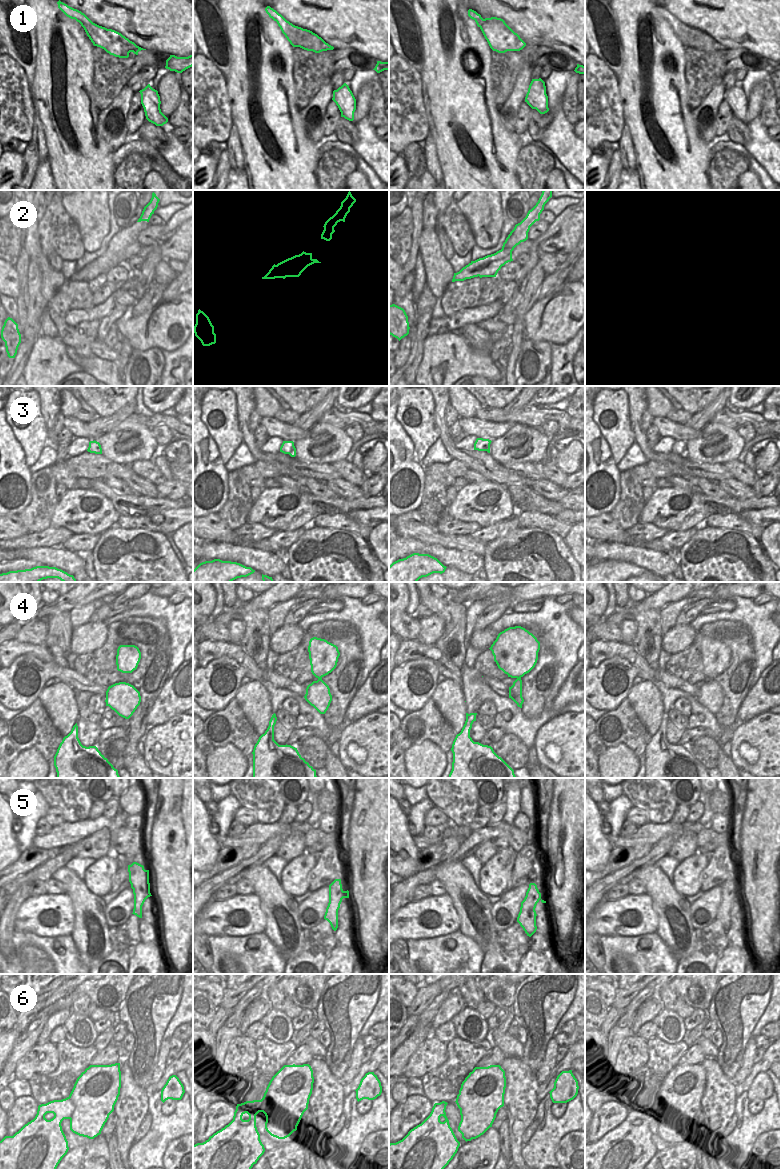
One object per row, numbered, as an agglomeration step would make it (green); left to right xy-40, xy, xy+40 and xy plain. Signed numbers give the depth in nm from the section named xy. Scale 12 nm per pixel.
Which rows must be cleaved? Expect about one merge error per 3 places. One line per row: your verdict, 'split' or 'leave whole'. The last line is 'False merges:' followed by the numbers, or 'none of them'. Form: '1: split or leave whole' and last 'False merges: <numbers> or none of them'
1: split
2: split
3: leave whole
4: leave whole
5: leave whole
6: split
False merges: 1, 2, 6

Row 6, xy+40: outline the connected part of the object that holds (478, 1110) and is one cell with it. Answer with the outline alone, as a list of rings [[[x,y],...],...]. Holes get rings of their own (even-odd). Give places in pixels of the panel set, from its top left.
[[[500,1065],[488,1067],[475,1067],[465,1078],[459,1090],[460,1115],[459,1125],[465,1136],[476,1139],[483,1135],[496,1118],[498,1110],[504,1106],[504,1094],[506,1088],[505,1071]]]

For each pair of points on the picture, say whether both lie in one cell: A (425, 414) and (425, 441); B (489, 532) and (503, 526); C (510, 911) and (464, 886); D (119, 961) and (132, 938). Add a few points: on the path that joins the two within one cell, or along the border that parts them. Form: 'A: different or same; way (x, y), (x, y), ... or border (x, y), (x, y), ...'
A: same; way (425, 421), (425, 434)
B: same; way (492, 532), (500, 529)
C: different; border (492, 904), (491, 920), (495, 927)
D: same; way (120, 955), (126, 944)

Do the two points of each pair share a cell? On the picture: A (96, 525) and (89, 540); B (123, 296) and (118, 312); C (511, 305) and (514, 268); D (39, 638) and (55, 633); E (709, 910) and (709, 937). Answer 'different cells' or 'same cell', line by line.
A: different cells
B: different cells
C: different cells
D: different cells
E: different cells

